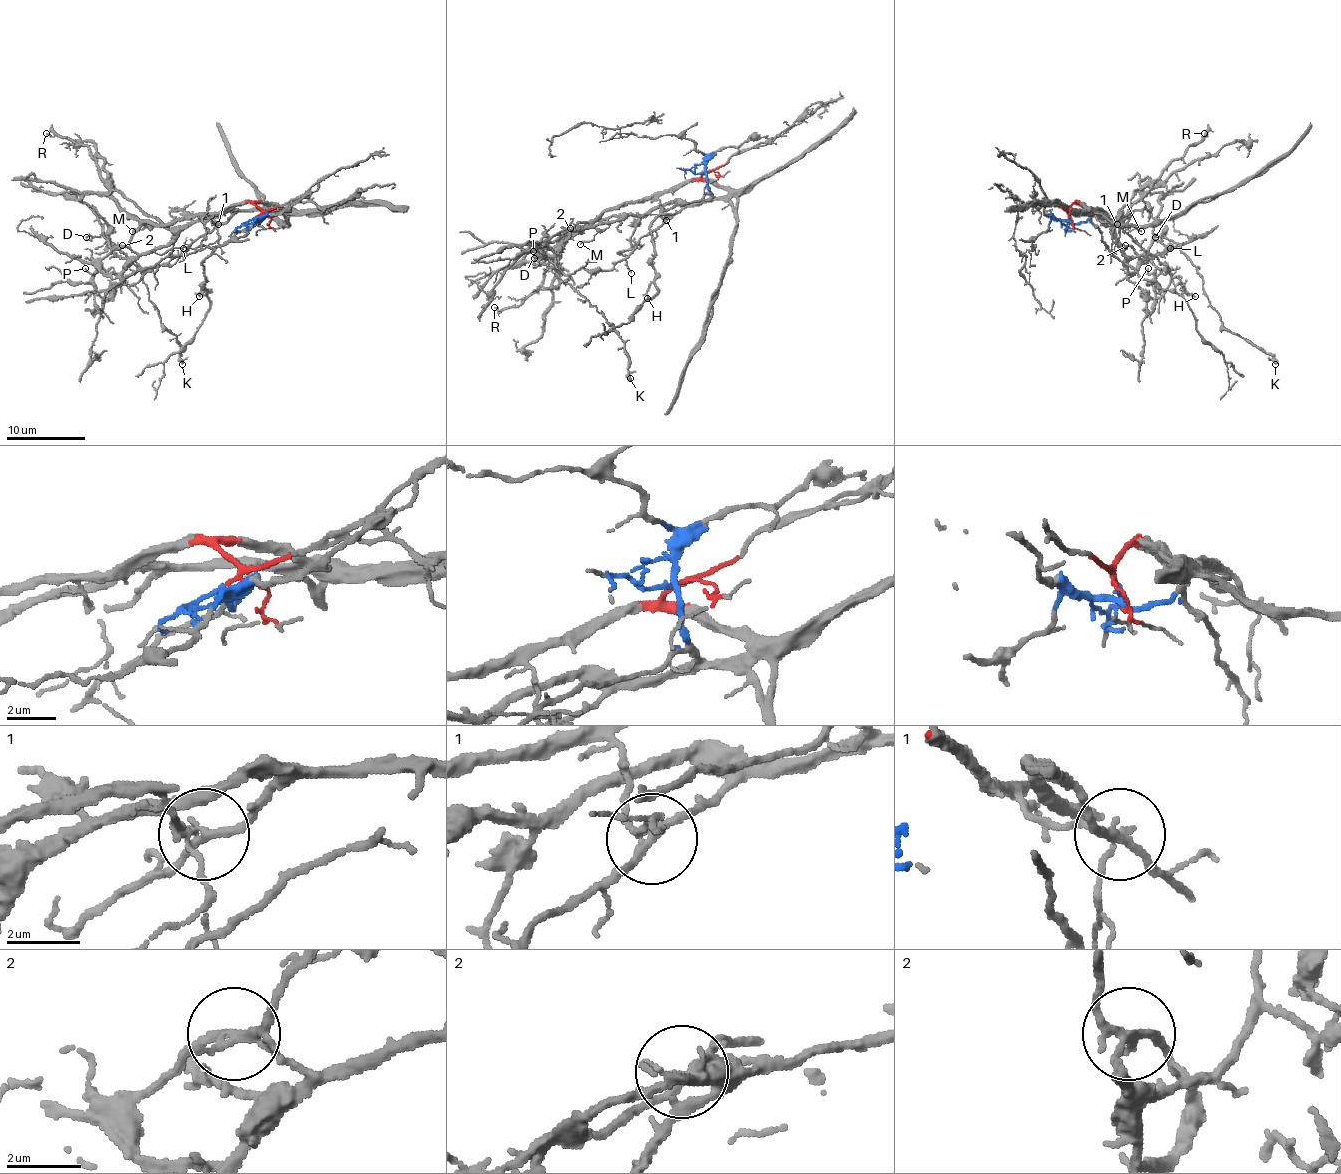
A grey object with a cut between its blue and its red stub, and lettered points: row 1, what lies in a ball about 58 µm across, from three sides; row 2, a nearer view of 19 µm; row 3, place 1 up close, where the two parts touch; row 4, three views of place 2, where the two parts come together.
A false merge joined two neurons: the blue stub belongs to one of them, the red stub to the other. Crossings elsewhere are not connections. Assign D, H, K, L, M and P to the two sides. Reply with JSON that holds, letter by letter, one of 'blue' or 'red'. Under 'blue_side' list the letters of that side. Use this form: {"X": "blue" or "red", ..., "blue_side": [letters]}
{"D": "red", "H": "blue", "K": "red", "L": "blue", "M": "red", "P": "red", "blue_side": ["H", "L"]}

